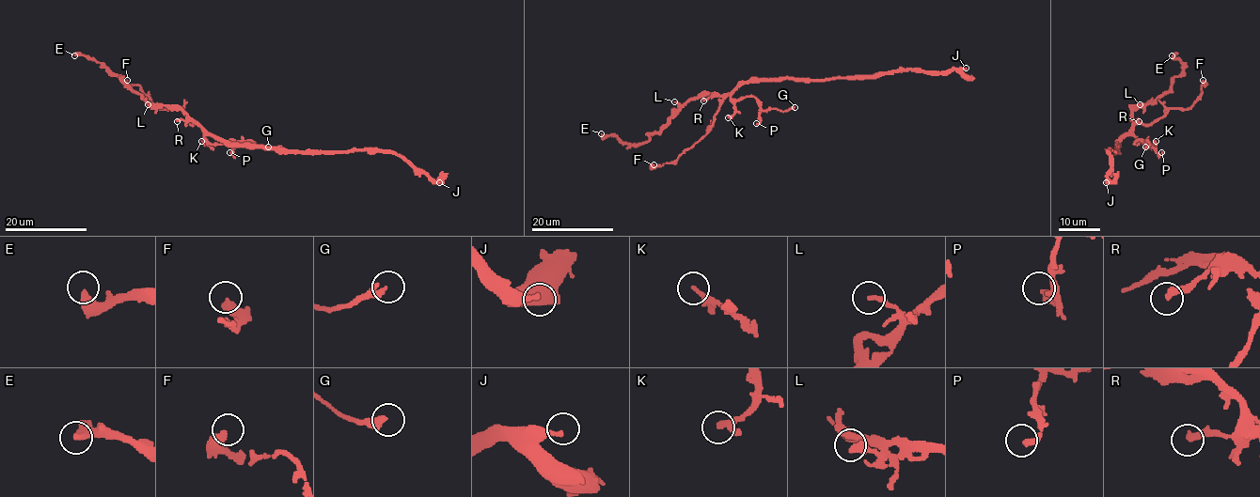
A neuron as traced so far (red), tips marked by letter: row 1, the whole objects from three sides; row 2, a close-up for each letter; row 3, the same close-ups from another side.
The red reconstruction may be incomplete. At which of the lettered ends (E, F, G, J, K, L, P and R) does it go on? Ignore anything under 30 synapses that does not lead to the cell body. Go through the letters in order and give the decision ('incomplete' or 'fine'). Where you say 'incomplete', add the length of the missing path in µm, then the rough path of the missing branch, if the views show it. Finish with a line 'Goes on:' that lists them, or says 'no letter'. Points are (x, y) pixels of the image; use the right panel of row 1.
E: fine
F: fine
G: fine
J: fine
K: fine
L: fine
P: fine
R: fine
Goes on: no letter

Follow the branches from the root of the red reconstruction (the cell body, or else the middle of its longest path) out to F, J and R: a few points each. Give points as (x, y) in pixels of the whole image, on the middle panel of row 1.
F: (766, 79), (741, 83), (722, 100), (711, 128), (704, 135), (675, 161), (656, 166), (653, 164)
J: (766, 79), (875, 78), (904, 69), (951, 72), (966, 68)
R: (766, 79), (741, 83), (729, 94), (703, 100)

